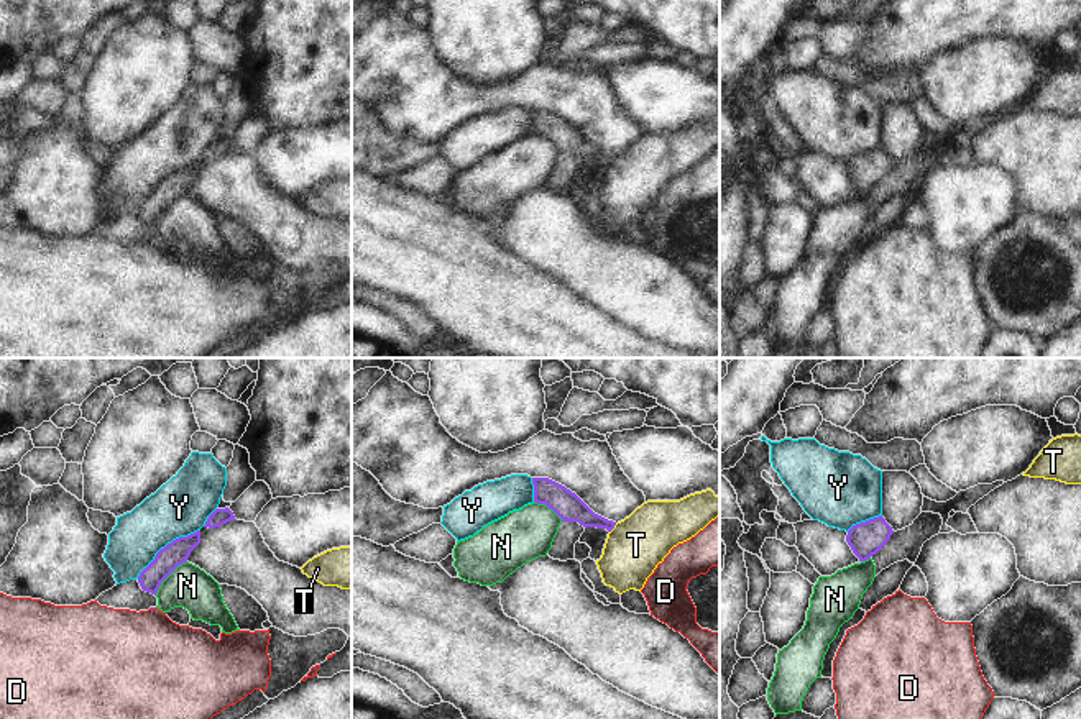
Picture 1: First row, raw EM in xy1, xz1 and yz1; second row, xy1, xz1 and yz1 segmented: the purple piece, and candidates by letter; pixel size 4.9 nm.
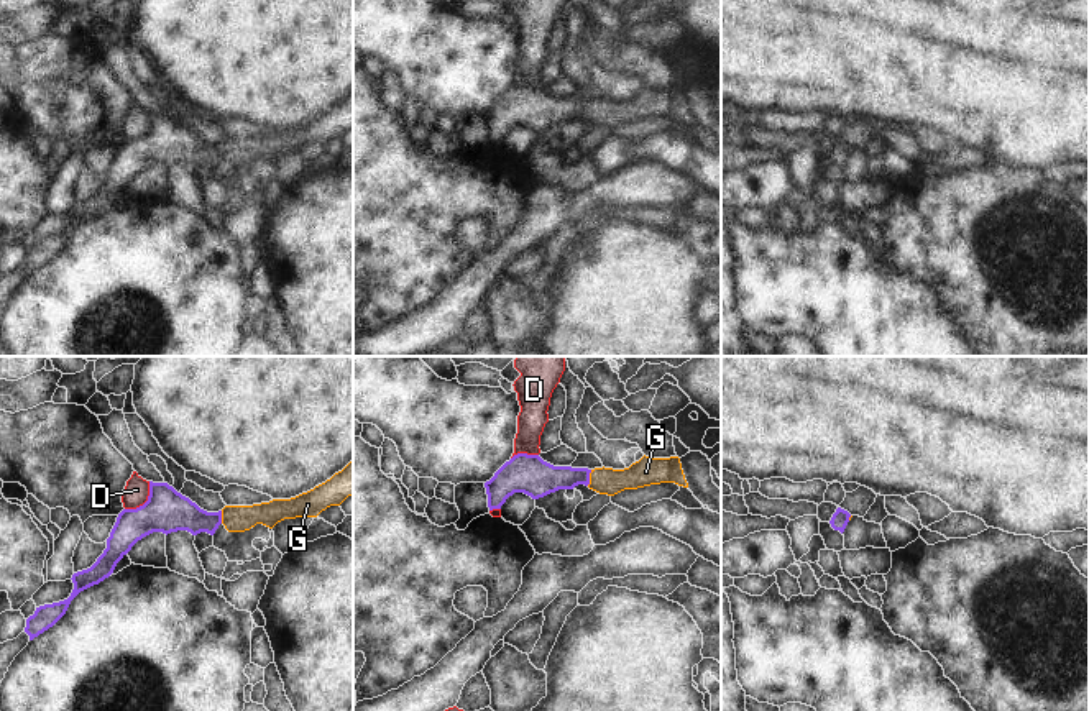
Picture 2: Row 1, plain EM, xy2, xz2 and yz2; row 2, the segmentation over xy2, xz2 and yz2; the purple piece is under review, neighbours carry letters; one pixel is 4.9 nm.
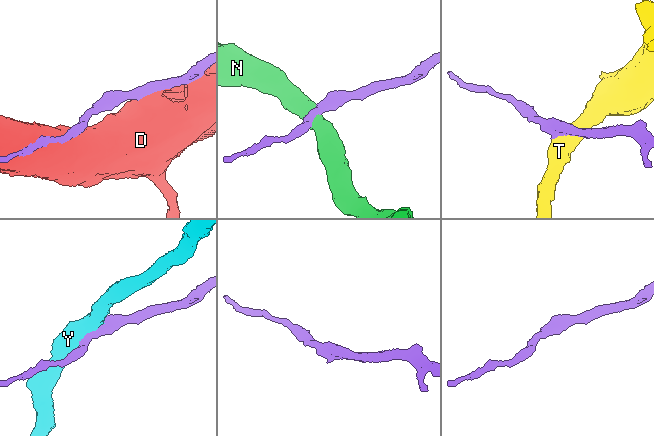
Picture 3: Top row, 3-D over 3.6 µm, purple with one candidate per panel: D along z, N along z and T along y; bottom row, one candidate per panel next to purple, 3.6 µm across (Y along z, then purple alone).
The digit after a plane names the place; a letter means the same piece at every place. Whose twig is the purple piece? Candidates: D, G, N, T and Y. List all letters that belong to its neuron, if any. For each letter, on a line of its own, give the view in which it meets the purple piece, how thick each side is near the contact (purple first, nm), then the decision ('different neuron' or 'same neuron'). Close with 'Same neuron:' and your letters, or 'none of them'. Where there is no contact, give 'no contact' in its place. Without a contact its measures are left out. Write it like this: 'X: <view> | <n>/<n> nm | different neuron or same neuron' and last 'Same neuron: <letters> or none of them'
D: xy2 | 220/120 nm | different neuron
G: xz2 | 190/130 nm | same neuron
N: xy1 | 120/220 nm | different neuron
T: xz1 | 140/280 nm | different neuron
Y: xy1 | 120/280 nm | different neuron
Same neuron: G

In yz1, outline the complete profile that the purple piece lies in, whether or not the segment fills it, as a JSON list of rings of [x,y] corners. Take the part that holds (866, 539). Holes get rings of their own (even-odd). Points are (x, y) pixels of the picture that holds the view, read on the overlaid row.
[[[882,515],[856,524],[848,530],[846,542],[859,561],[876,555],[894,534]]]

